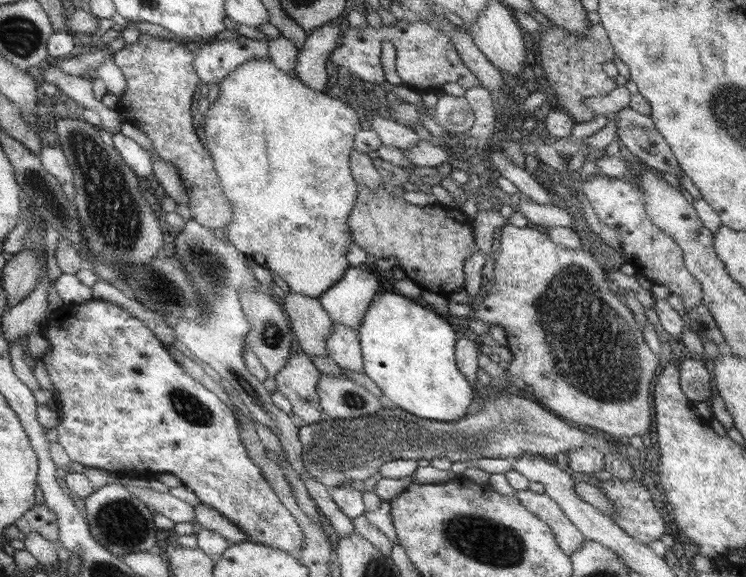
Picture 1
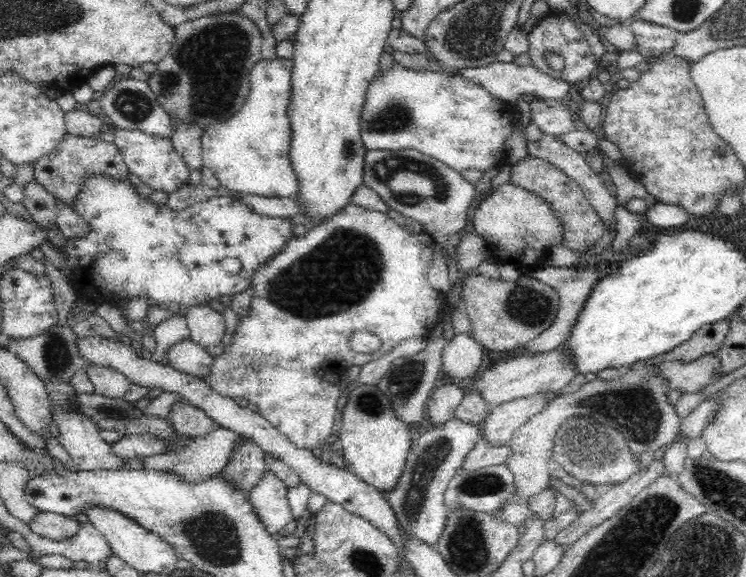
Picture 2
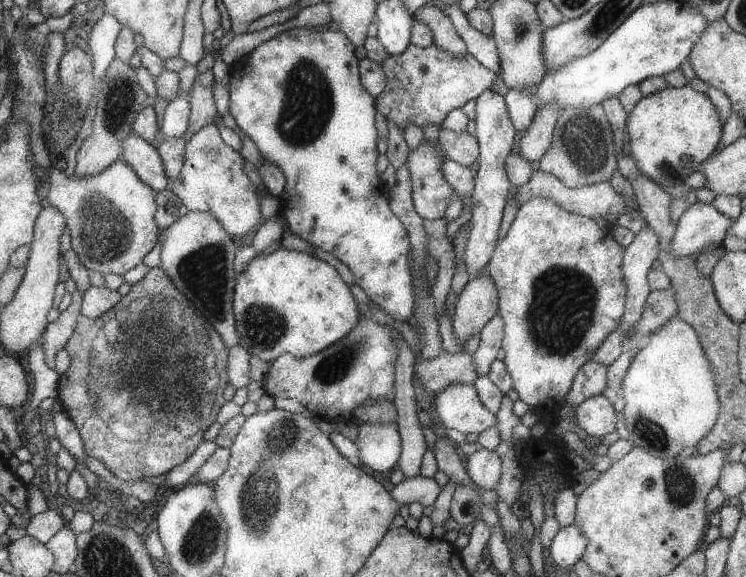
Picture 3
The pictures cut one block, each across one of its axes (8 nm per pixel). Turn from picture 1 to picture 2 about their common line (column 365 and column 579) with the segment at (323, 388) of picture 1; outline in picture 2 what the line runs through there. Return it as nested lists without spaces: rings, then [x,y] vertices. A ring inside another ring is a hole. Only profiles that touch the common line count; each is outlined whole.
[[[728,320],[704,326],[687,342],[668,351],[668,354],[656,356],[646,362],[636,362],[634,372],[622,376],[616,382],[586,383],[574,394],[564,395],[558,399],[550,398],[542,413],[532,416],[526,426],[522,426],[520,430],[516,430],[516,434],[512,434],[512,442],[509,445],[511,454],[506,460],[506,466],[513,474],[515,492],[495,510],[495,514],[502,516],[503,522],[516,528],[525,524],[525,519],[531,515],[529,503],[531,498],[550,488],[548,462],[551,458],[554,435],[568,417],[587,415],[600,424],[619,431],[636,460],[646,454],[652,456],[663,452],[668,445],[675,442],[681,420],[676,417],[674,408],[669,406],[667,401],[667,379],[659,378],[659,375],[655,374],[654,366],[662,361],[690,362],[717,351],[720,343],[727,337],[728,328],[730,328]]]

